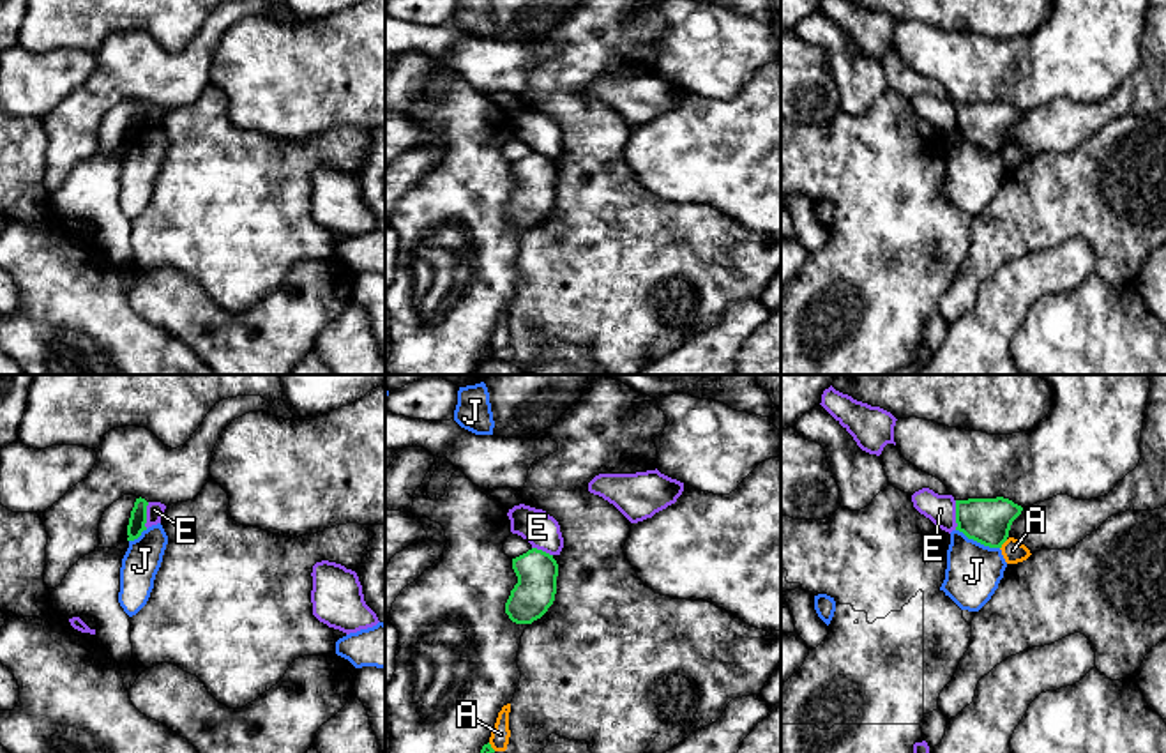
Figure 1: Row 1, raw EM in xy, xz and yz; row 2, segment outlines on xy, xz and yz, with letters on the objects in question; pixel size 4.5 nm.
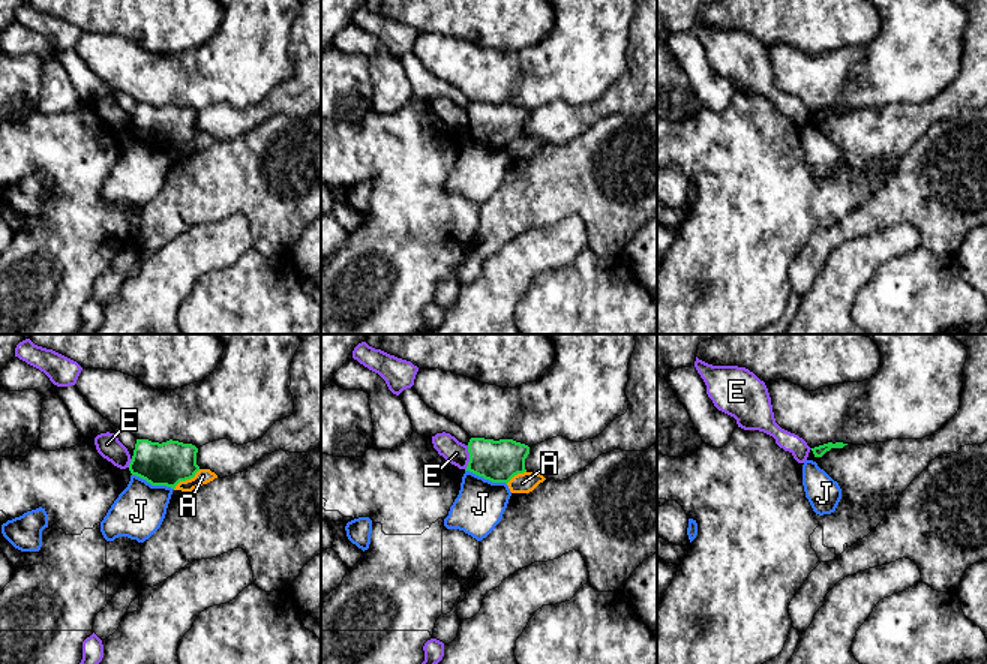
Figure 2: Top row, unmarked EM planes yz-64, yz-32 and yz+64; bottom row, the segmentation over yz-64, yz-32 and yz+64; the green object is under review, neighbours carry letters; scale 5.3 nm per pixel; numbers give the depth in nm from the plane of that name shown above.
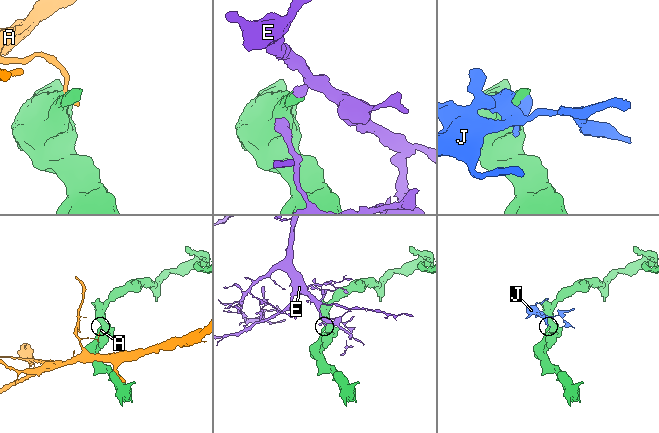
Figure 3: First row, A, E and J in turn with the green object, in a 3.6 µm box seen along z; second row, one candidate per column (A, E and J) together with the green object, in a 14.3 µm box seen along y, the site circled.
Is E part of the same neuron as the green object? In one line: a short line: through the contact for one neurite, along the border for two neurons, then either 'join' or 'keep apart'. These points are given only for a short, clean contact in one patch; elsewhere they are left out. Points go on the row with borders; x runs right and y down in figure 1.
keep apart

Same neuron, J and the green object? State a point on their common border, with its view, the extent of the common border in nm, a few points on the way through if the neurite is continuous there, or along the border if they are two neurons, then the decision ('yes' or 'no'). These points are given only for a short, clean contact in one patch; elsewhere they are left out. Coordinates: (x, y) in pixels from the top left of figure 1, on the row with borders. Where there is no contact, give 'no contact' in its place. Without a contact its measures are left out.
yz (977, 541) | 220 nm | yes

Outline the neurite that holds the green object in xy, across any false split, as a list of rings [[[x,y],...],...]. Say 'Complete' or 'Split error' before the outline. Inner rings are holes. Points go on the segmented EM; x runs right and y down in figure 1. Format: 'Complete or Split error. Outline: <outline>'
Split error. Outline: [[[141,497],[134,502],[127,525],[129,548],[120,567],[118,603],[129,617],[147,605],[168,544],[161,523],[145,527],[147,506]]]

